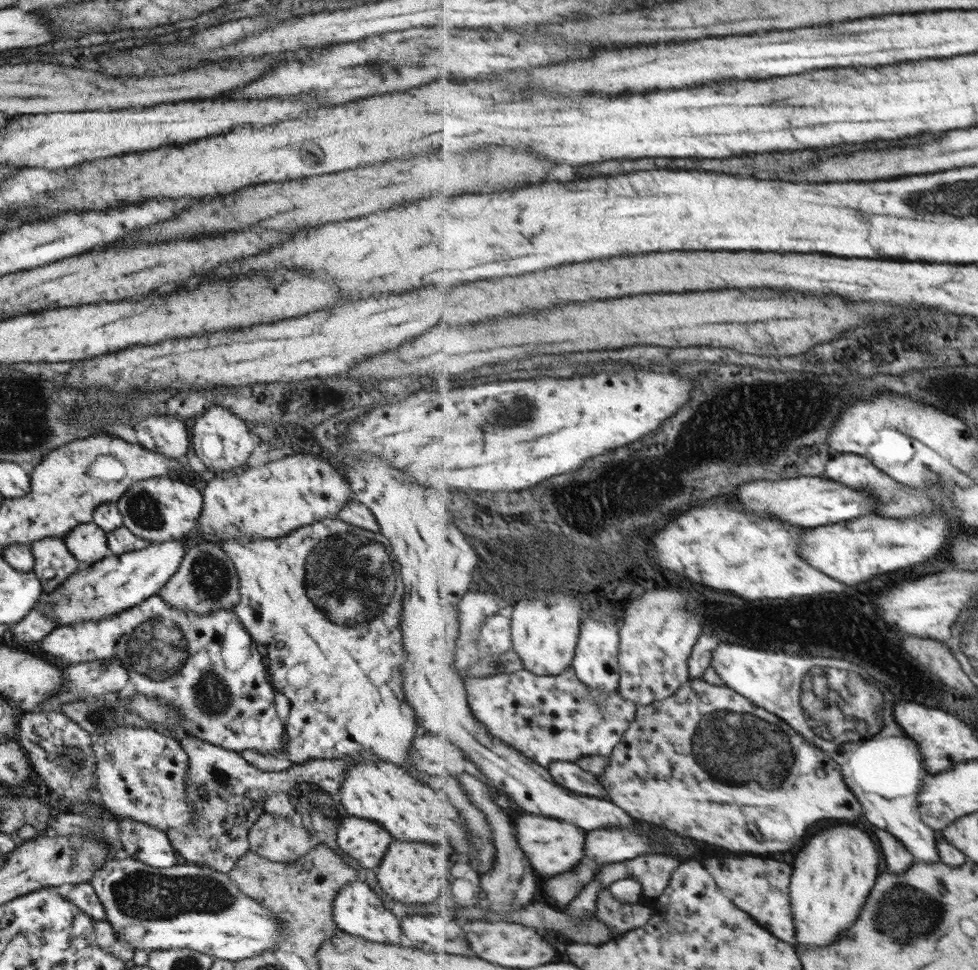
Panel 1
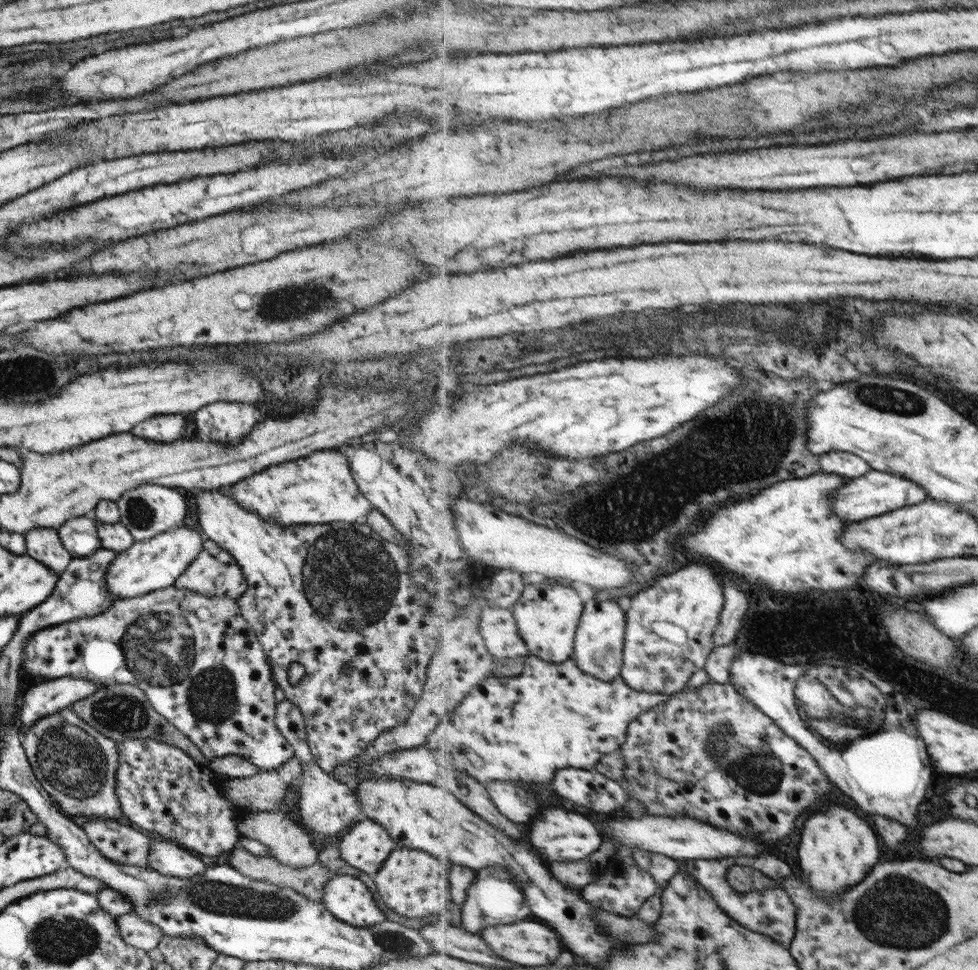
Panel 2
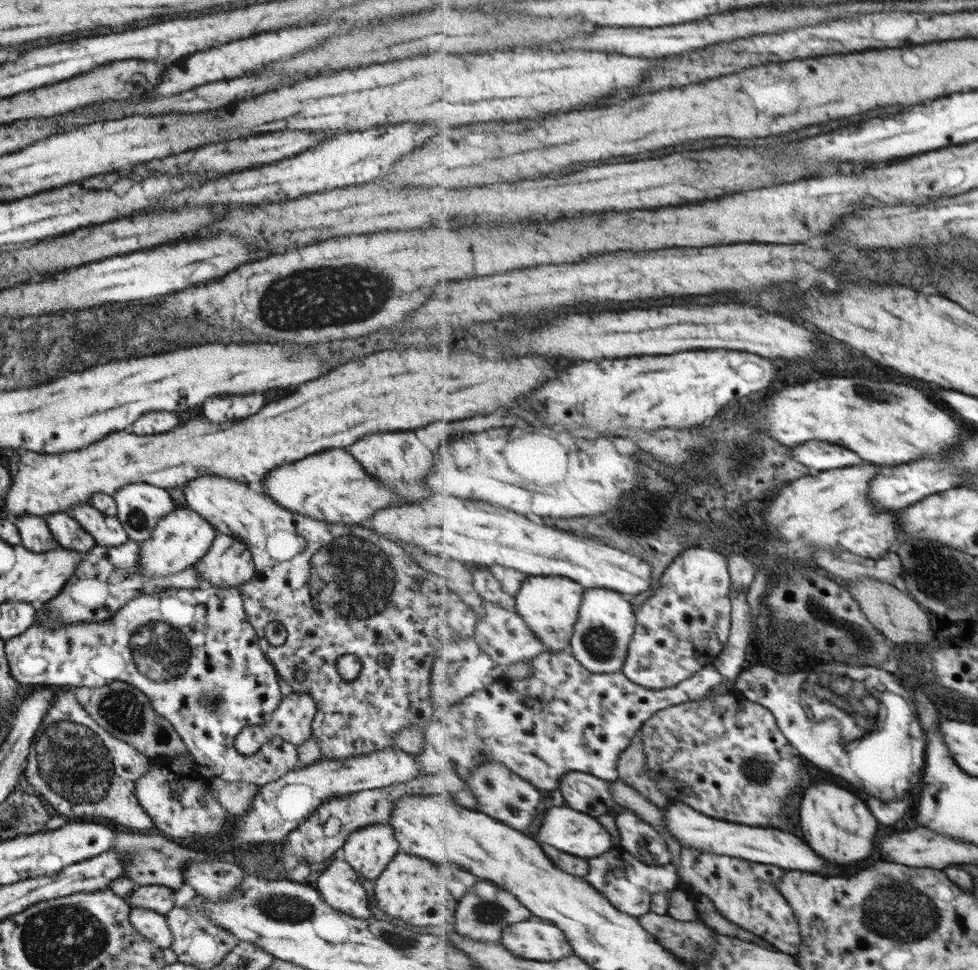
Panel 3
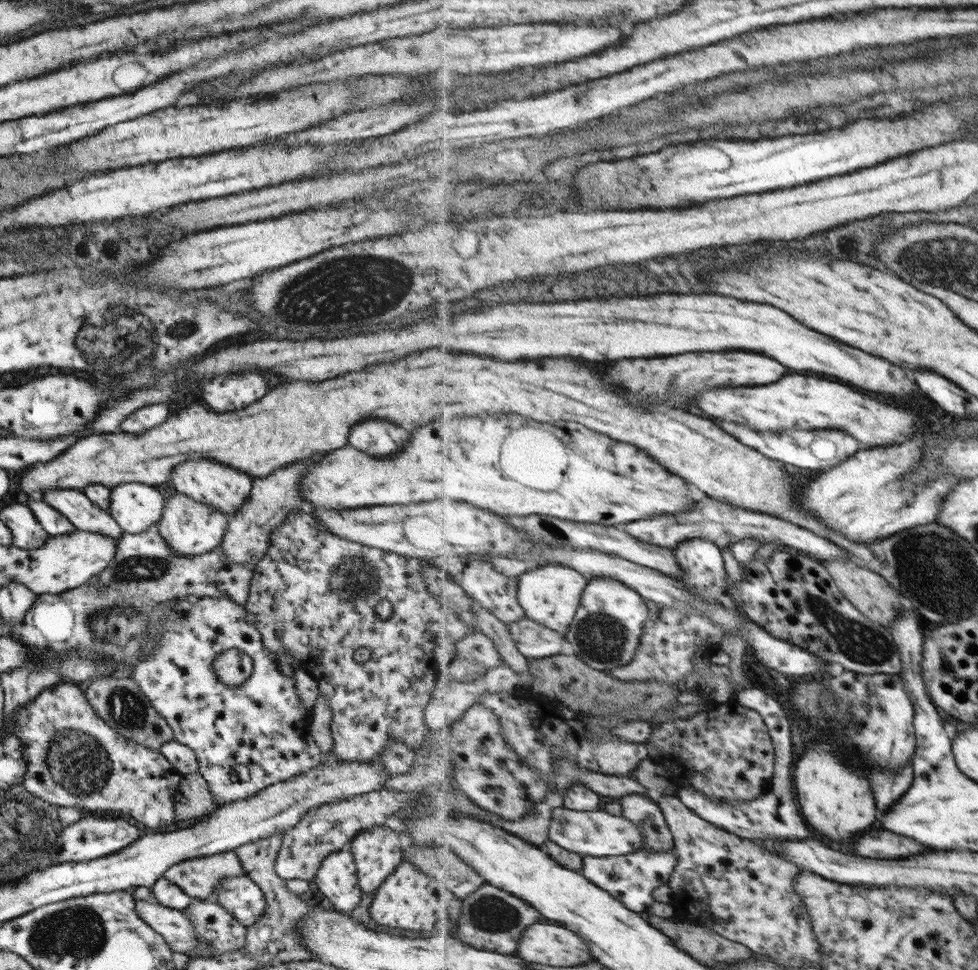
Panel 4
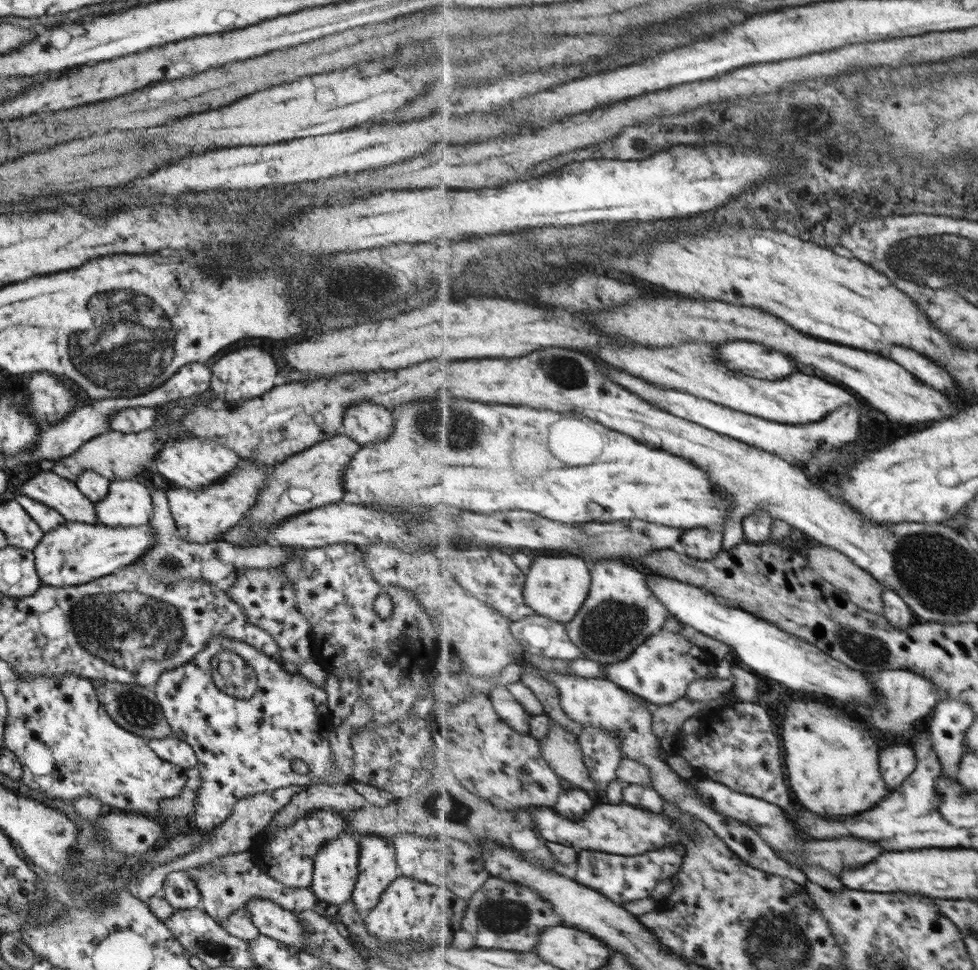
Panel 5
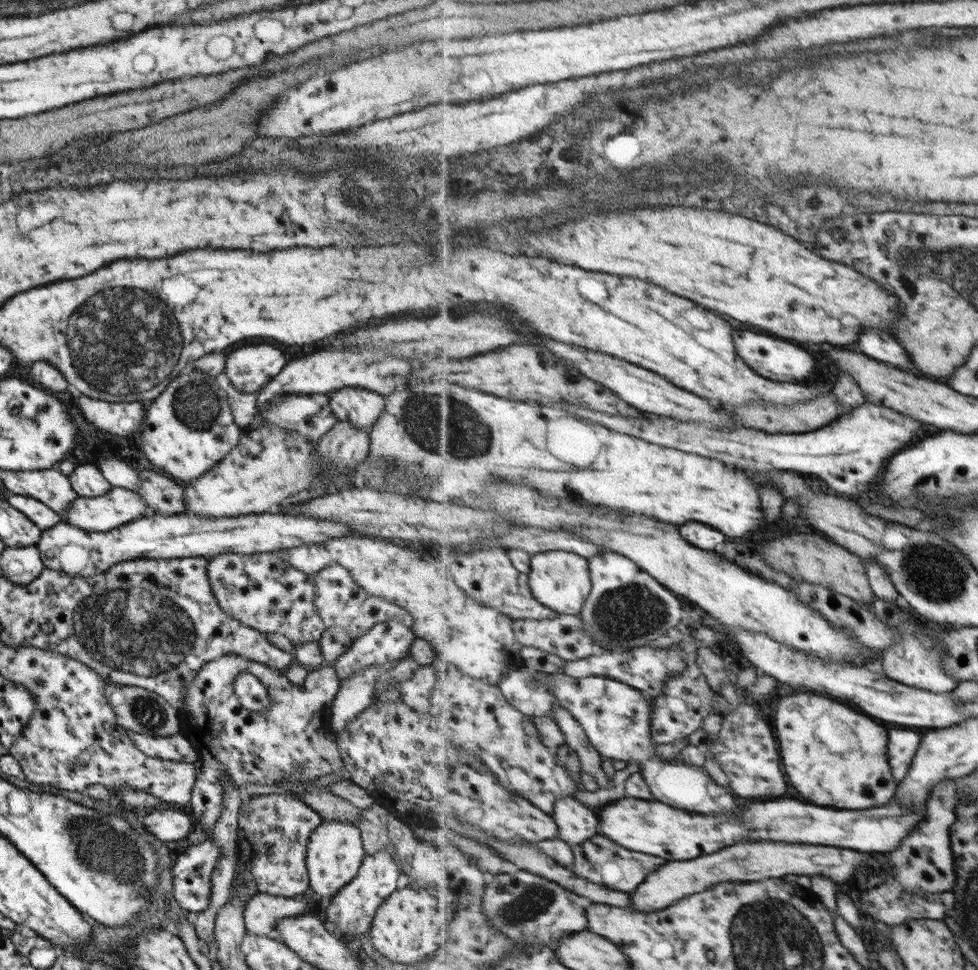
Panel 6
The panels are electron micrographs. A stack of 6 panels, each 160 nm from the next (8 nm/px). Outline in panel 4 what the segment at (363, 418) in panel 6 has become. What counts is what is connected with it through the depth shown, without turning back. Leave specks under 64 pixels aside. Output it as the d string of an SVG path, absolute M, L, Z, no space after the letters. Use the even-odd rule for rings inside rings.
M367 419L353 425L347 445L369 457L383 459L403 449L409 432L381 419Z

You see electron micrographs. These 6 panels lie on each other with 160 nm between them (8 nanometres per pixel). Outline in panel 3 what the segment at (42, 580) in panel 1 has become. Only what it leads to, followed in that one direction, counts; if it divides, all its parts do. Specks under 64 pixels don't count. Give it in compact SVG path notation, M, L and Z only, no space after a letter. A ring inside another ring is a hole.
M31 514L7 516L15 526L20 545L29 552L41 553L47 550L57 550L60 544L53 538L46 526L46 520Z

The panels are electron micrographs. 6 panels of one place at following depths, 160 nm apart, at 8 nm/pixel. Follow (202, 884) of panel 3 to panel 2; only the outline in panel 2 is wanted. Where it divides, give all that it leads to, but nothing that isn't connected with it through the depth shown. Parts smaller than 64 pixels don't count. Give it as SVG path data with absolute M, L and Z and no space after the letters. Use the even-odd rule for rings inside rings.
M150 835L149 869L157 874L173 878L193 878L201 876L210 865L204 863L204 857L197 859L185 848L174 842Z

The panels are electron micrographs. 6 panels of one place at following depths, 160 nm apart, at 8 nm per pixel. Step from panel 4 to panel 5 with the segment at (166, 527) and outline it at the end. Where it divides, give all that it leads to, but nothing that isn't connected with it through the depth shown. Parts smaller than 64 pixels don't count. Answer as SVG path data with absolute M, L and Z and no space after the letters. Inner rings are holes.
M241 459L234 472L221 482L197 490L178 487L165 492L171 519L175 523L176 535L184 542L192 544L221 541L225 531L229 531L244 519L249 507L256 501L256 491L264 487L264 480L272 470L273 467L257 465L251 459Z

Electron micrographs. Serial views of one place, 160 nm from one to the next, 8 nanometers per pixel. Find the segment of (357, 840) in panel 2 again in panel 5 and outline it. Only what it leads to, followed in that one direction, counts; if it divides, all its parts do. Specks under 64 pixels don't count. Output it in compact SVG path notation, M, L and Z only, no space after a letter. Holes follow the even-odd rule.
M361 834L358 840L357 879L349 902L356 912L364 915L377 905L383 890L401 876L395 851L388 838Z

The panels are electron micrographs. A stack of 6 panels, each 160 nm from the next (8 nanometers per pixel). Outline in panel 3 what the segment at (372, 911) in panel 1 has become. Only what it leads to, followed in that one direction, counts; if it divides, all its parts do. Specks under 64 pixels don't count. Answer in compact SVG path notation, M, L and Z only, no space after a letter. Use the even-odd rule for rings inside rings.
M338 855L327 862L326 867L320 869L319 876L317 878L317 893L325 904L330 905L333 910L342 912L347 916L353 918L369 918L371 911L367 909L366 894L361 887L361 884L357 882L357 876L355 871L349 867L349 864L345 863Z

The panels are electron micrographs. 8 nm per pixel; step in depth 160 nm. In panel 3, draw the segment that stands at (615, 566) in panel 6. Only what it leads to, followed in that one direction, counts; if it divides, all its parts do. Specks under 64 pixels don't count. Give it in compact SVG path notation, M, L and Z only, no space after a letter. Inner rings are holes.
M589 590L585 594L571 647L572 654L587 670L594 673L615 673L622 670L638 624L635 608L613 590Z

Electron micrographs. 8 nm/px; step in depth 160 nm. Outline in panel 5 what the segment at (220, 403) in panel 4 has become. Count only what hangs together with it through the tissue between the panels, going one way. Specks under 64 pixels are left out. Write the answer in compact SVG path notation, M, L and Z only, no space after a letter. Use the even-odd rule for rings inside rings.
M243 348L239 352L225 354L223 358L215 360L209 366L211 380L209 390L219 400L231 402L231 400L249 400L255 396L265 394L269 388L273 388L273 380L277 376L277 364L271 357L271 352L259 350L259 348Z

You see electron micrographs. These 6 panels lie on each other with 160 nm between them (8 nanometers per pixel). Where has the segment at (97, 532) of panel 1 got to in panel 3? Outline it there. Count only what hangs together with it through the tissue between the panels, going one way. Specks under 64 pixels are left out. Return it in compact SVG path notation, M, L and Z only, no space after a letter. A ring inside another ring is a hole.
M54 512L42 518L46 520L49 532L61 547L84 553L96 545L93 537L67 512Z

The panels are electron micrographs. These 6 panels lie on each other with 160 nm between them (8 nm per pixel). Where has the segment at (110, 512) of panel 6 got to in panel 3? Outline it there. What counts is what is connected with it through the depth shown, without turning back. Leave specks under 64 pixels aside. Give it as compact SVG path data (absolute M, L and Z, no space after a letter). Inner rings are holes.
M144 482L127 484L112 494L116 519L130 540L142 542L175 503L165 489Z

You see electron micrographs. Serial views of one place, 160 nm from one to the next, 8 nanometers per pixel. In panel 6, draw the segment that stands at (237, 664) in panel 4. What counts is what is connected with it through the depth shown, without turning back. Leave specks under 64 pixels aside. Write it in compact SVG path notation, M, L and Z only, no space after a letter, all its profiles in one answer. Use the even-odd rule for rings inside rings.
M247 671L240 672L232 682L233 694L238 698L239 704L247 710L260 712L268 707L268 694L263 683L259 682Z

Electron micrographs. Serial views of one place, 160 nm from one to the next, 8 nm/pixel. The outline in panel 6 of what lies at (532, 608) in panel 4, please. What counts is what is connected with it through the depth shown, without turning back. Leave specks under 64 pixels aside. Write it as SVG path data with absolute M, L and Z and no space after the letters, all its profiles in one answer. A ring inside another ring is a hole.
M551 550L533 555L530 587L533 596L559 615L579 615L593 589L588 558L567 550Z

